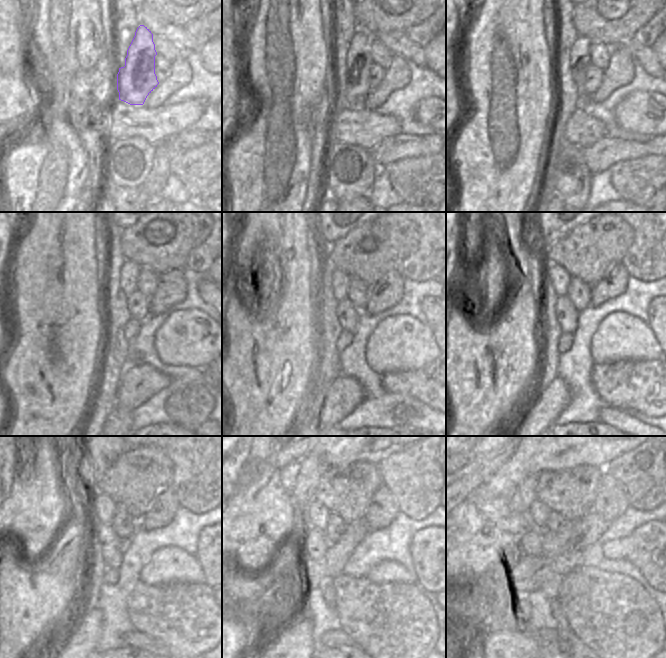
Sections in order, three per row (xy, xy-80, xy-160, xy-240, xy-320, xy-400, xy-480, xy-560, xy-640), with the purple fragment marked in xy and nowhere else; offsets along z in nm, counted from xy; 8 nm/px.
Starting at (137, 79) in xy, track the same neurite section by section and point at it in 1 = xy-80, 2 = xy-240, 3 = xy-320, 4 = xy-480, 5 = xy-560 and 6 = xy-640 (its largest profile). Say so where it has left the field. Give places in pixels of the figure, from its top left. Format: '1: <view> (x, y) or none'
1: xy-80 (359, 60)
2: xy-240 (130, 271)
3: xy-320 (339, 280)
4: xy-480 (102, 507)
5: xy-560 (319, 514)
6: xy-640 (539, 512)

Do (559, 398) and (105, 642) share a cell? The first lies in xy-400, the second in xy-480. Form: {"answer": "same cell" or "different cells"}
{"answer": "different cells"}

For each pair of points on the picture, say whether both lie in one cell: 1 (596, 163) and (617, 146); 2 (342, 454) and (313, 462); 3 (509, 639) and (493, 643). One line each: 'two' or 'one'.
1: one
2: two
3: one

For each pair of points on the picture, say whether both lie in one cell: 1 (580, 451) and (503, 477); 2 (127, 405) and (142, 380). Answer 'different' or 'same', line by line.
1: same
2: same

